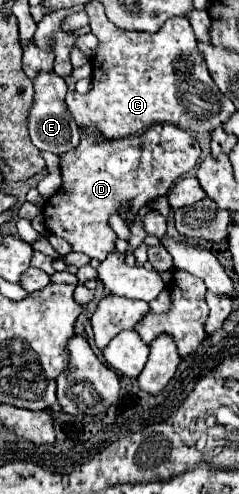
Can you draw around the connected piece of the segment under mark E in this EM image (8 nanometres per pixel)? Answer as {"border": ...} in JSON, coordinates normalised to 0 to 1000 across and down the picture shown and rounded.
{"border":[[[167,146],[159,158],[142,162],[142,215],[117,239],[126,279],[142,296],[243,316],[335,291],[335,259],[310,247],[310,235],[293,235],[293,223],[276,219],[276,206],[268,206],[276,186],[285,186],[285,174],[268,158],[251,158],[226,146]]]}

